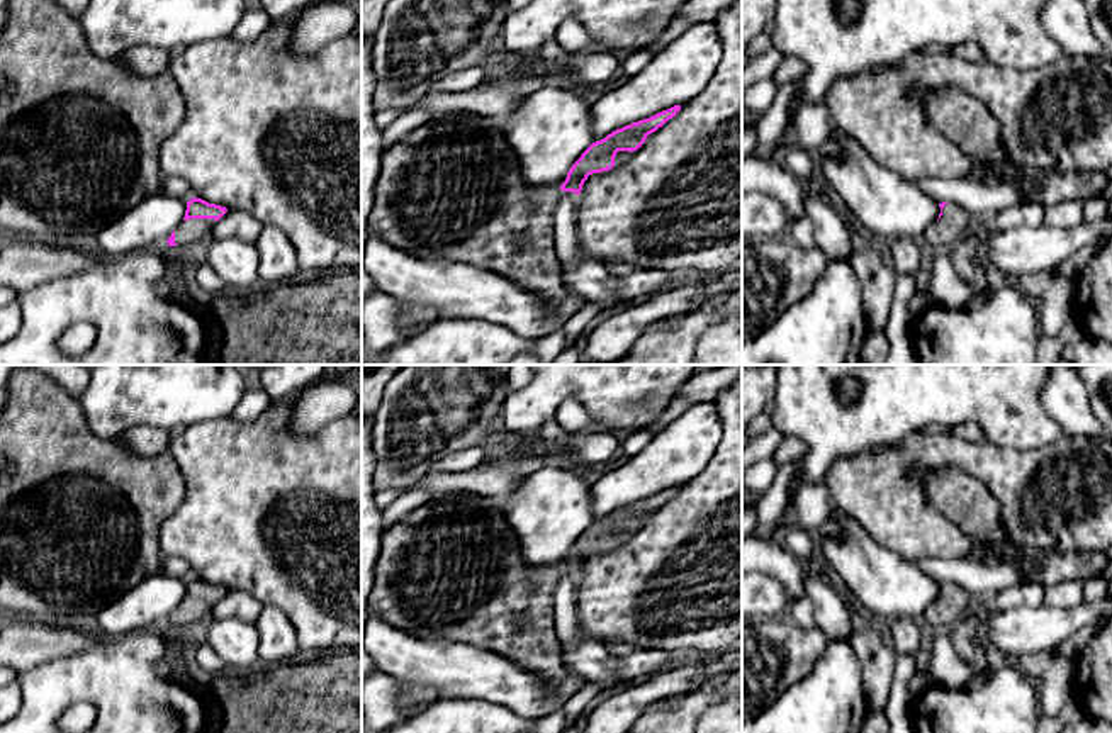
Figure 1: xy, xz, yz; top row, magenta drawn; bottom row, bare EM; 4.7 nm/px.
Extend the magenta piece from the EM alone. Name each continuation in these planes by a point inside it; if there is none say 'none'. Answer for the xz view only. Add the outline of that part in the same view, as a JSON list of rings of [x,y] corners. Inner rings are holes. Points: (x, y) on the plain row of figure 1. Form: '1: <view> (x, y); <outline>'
none

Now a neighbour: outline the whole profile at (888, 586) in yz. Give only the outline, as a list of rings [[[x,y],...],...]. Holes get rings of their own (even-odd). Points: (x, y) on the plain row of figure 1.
[[[840,507],[830,519],[842,524],[842,536],[817,538],[817,545],[845,587],[873,616],[924,623],[925,609],[939,599],[939,582],[879,545]]]

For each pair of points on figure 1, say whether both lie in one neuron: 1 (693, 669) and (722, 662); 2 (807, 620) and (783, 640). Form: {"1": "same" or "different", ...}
{"1": "same", "2": "different"}

